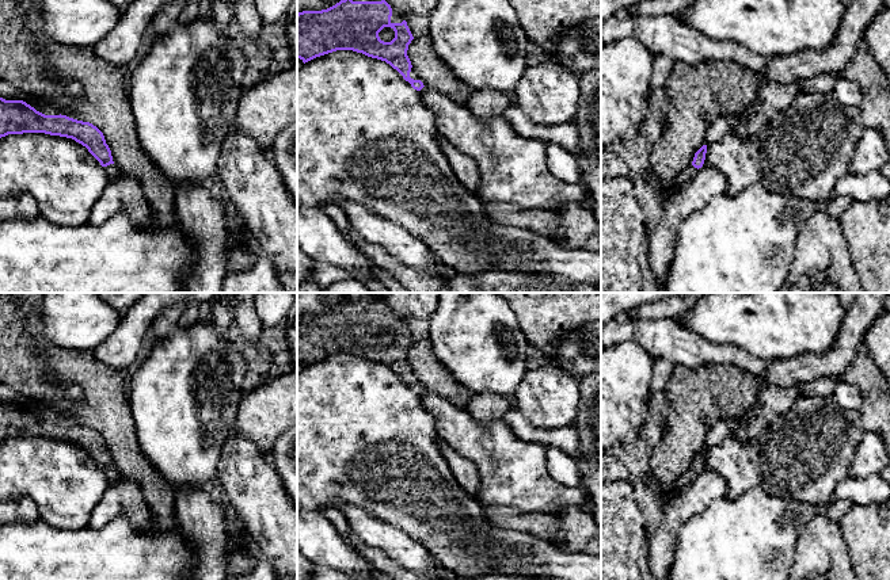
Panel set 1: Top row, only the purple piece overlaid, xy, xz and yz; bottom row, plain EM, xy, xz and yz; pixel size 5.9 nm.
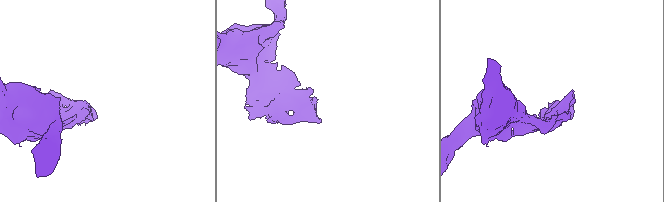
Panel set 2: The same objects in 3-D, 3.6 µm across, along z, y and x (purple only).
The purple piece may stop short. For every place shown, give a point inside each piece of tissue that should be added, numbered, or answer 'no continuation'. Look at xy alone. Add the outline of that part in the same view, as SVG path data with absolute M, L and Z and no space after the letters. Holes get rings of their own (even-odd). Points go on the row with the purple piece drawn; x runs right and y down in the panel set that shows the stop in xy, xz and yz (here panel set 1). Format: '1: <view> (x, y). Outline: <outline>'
1: xy (111, 171). Outline: M115 164L104 167L104 172L107 175L109 182L114 180L119 175L119 169Z

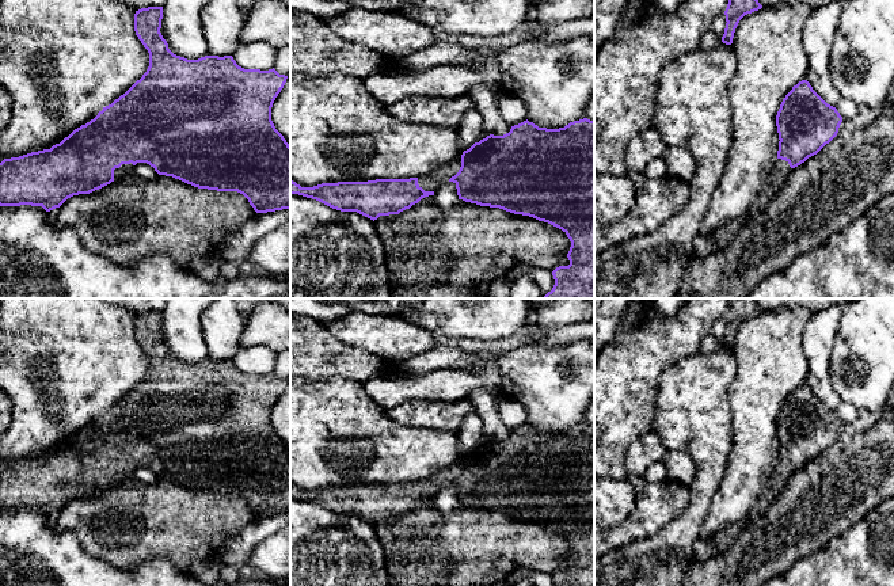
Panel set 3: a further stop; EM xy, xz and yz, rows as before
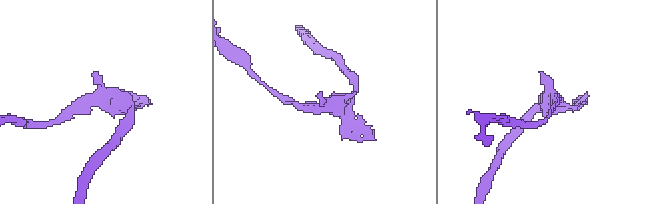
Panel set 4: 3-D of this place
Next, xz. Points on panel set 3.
1: xz (430, 182). Outline: M461 156L427 175L418 176L418 184L425 191L435 193L444 182L449 180L459 172L460 167L461 167Z

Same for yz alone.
1: yz (782, 170). Outline: M777 159L768 179L761 187L756 202L753 203L753 212L761 212L766 209L773 197L779 193L784 184L787 176L791 174L792 168L788 161Z

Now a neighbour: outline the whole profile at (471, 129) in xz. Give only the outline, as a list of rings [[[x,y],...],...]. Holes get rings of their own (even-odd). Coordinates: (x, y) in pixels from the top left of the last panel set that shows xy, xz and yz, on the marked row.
[[[471,109],[461,119],[459,128],[460,145],[464,151],[469,149],[475,142],[486,138],[483,117],[476,109]]]

